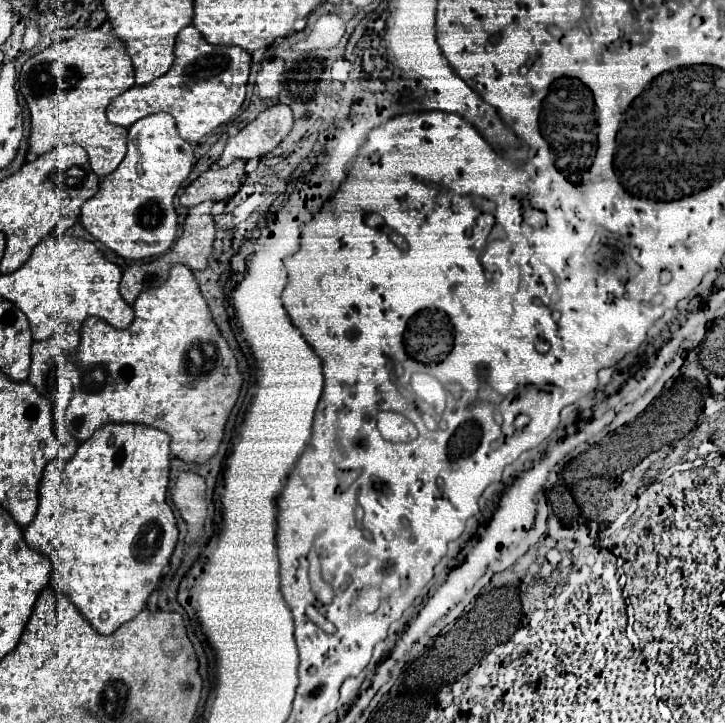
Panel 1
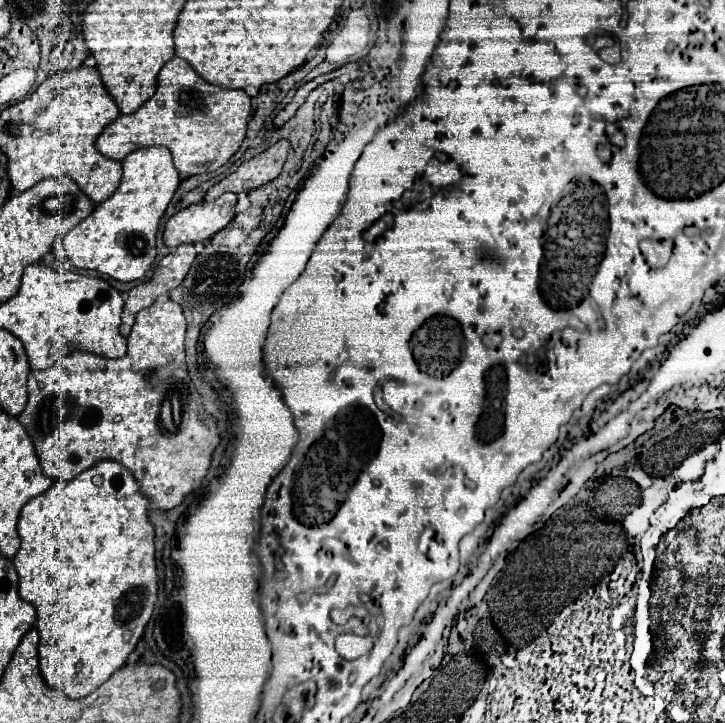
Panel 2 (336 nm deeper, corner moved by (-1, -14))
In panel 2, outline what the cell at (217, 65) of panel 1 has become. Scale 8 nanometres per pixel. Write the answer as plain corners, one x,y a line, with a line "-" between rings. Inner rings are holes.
174,56
170,62
164,64
164,68
158,74
158,88
156,94
140,106
134,114
122,114
114,122
110,122
102,134
96,140
96,148
100,154
112,158
112,160
124,160
130,152
134,152
140,146
166,146
174,156
174,166
184,176
194,176
202,172
214,172
222,164
228,162
228,158
240,148
246,124
252,114
250,96
244,90
232,90
222,88
216,84
208,84
186,60
180,60

